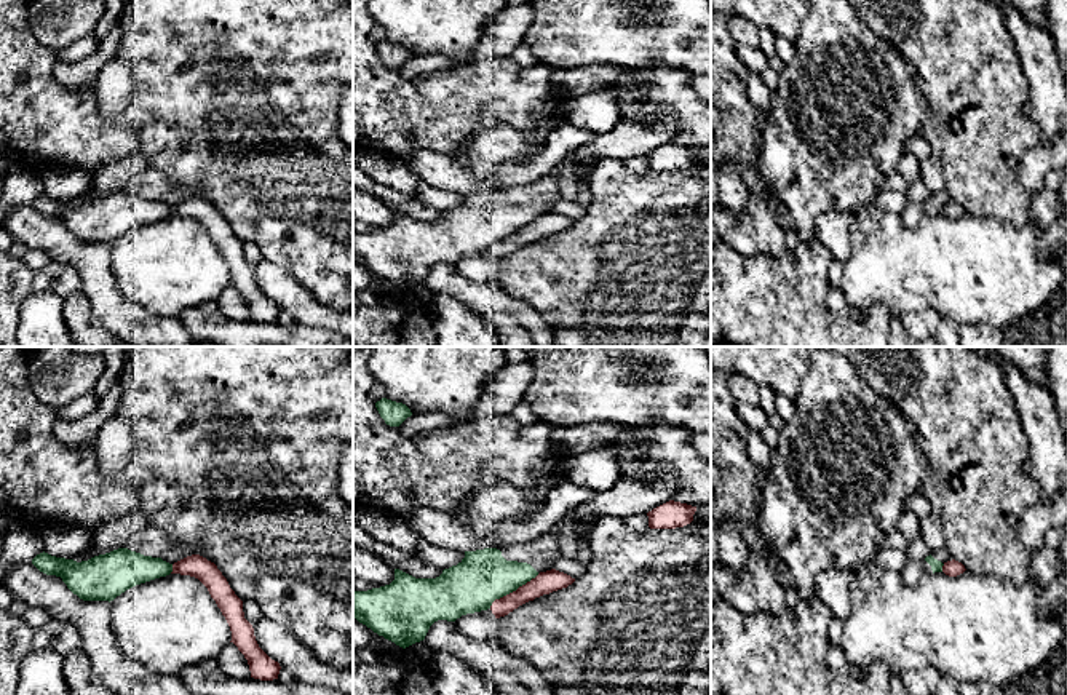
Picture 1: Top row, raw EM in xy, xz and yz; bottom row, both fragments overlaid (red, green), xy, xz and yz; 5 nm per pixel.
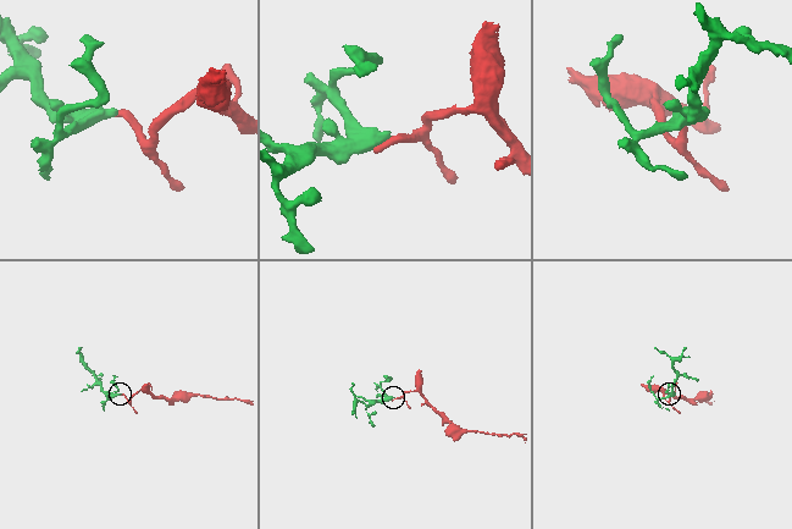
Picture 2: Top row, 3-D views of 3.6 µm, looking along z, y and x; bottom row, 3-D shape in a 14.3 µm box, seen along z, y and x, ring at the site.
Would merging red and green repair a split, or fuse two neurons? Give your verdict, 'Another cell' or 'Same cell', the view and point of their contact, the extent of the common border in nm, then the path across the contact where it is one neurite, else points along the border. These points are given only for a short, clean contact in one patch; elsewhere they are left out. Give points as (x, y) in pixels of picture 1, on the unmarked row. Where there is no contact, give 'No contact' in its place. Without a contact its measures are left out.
Another cell. Touches red at xz (513, 234). Shared border 300 nm. Boundary: xz (539, 216), (497, 240), (489, 250)

